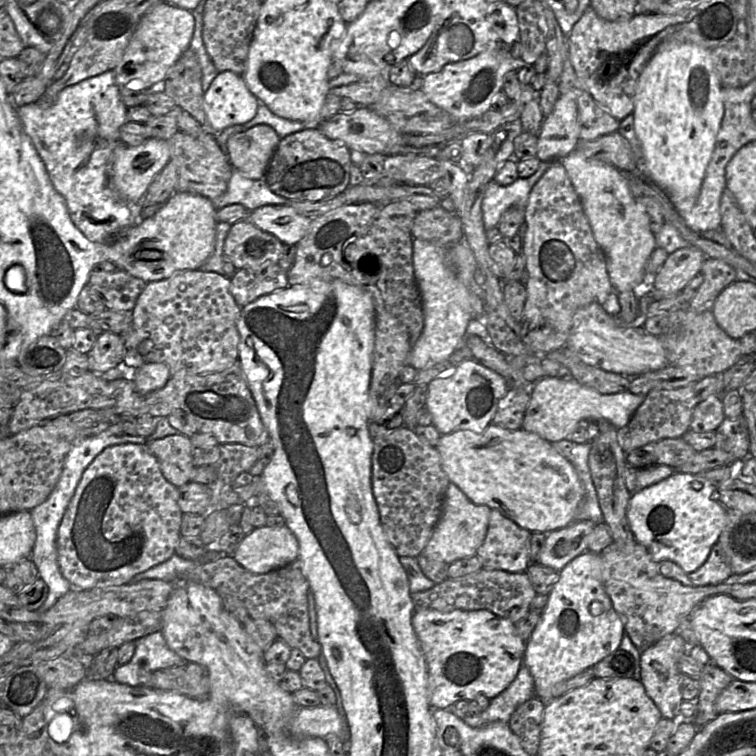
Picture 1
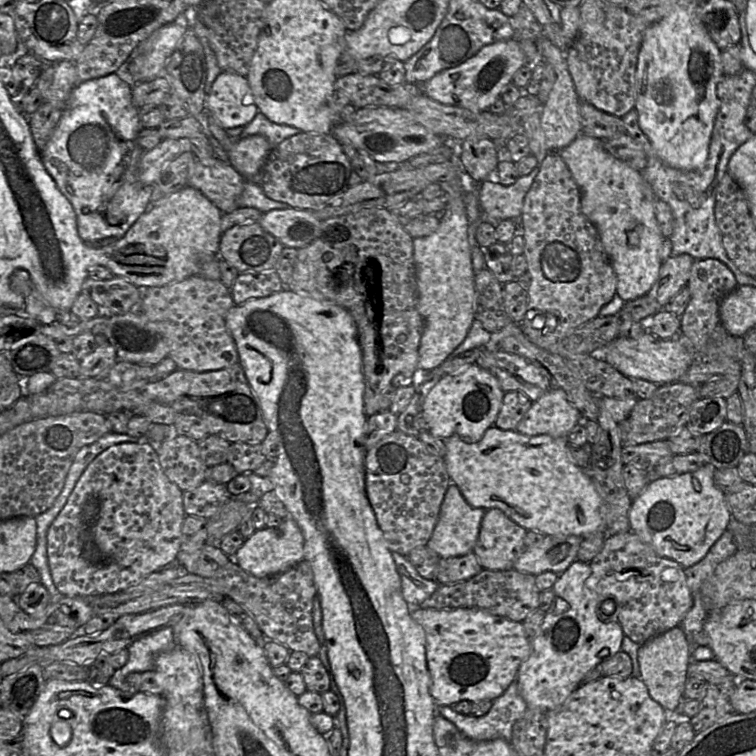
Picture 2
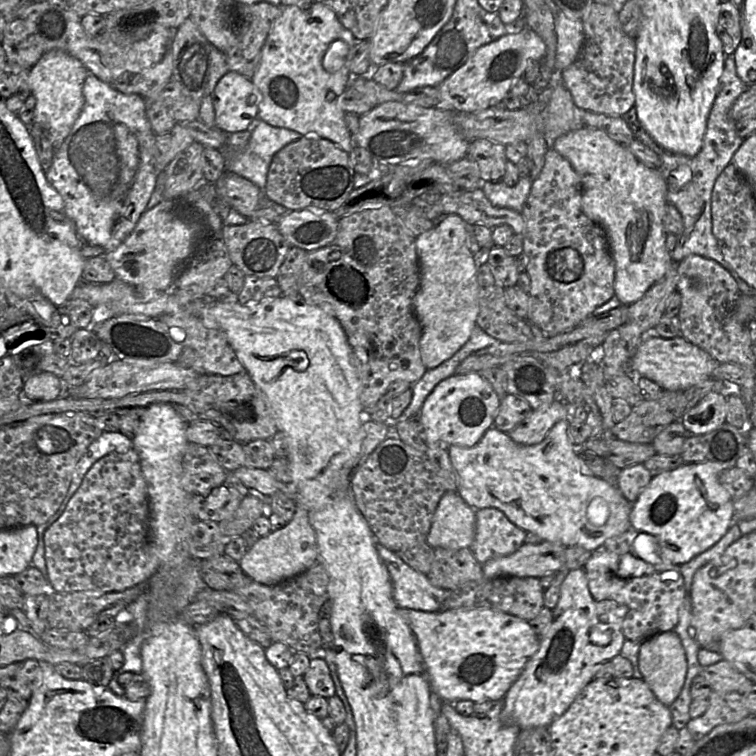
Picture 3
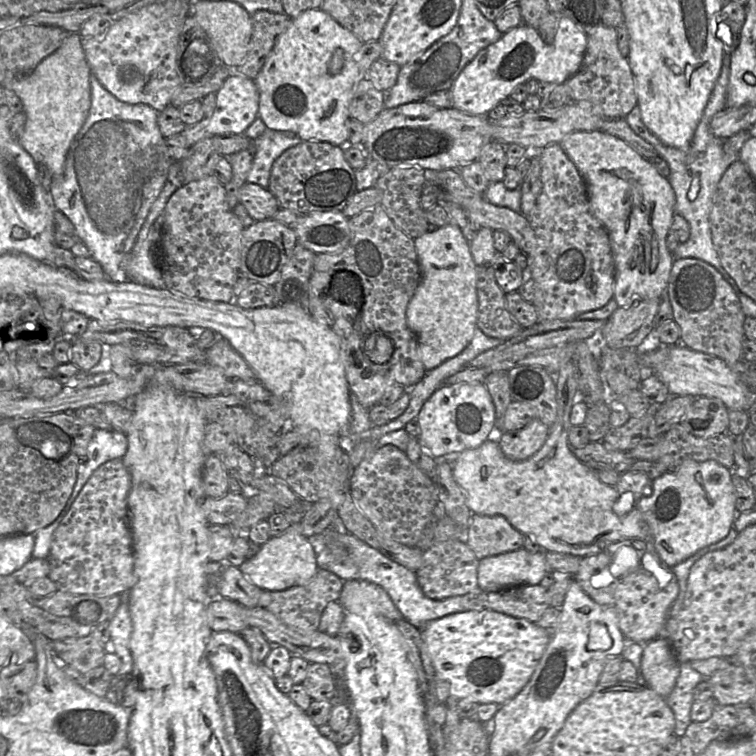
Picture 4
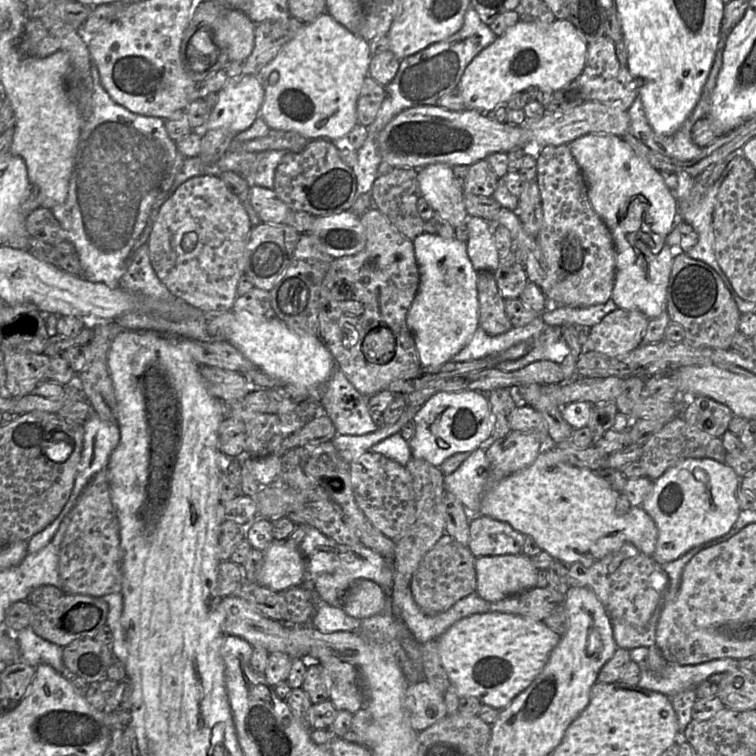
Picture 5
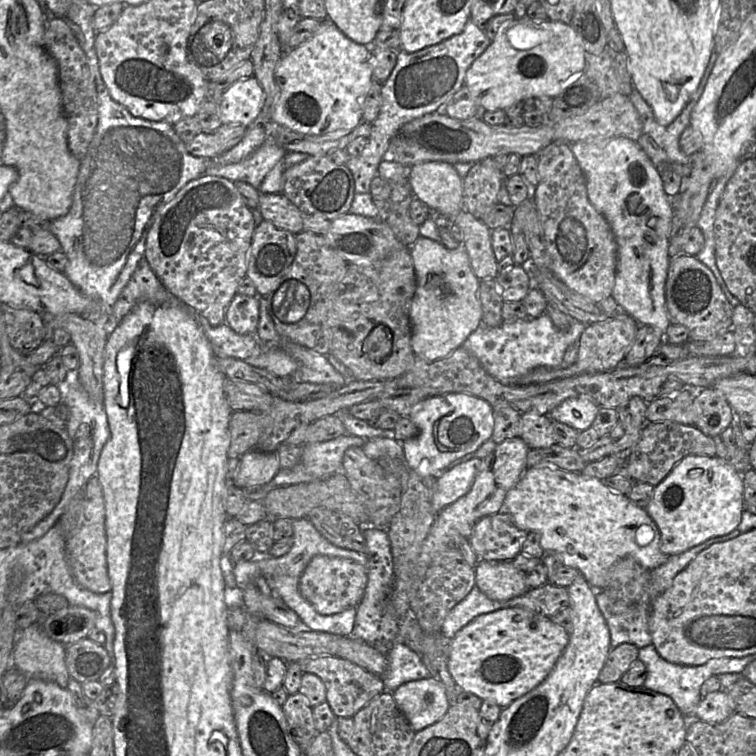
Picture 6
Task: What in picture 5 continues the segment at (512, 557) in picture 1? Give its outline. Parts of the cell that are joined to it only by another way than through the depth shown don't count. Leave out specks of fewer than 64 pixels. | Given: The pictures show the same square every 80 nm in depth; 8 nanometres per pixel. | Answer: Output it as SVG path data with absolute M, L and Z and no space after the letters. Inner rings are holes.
M488 516L469 522L468 548L476 558L522 553L524 540L511 525Z

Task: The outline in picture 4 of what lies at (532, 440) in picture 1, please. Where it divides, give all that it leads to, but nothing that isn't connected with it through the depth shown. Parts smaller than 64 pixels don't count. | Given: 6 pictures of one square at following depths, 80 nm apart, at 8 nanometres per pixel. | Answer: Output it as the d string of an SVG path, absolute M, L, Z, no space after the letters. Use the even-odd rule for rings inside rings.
M572 360L560 367L555 384L558 404L557 417L550 427L547 440L534 455L522 461L511 460L503 454L498 442L487 439L477 448L459 453L455 462L450 464L453 477L464 494L471 516L472 514L501 515L523 535L532 536L542 550L572 554L582 558L597 554L620 541L652 542L651 529L640 510L633 506L626 514L617 515L613 510L614 504L619 498L616 487L600 481L592 469L575 457L573 449L568 443L568 433L572 426L570 413L578 391L578 372Z

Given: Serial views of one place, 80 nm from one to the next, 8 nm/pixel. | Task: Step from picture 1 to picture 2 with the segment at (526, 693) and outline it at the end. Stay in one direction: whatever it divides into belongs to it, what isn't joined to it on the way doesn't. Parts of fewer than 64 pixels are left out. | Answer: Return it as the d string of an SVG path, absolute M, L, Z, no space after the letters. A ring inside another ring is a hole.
M515 679L502 695L493 700L491 709L483 716L463 715L455 711L451 706L436 706L436 711L452 722L468 739L480 742L501 738L510 742L513 725L527 708L526 702L519 694Z

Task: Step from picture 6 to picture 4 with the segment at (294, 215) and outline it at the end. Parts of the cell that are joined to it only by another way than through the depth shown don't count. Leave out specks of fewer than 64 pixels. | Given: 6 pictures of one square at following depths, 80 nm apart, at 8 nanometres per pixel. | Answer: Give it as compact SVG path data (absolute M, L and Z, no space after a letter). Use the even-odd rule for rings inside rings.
M246 182L238 191L238 199L255 221L272 219L281 208L268 188L254 183Z

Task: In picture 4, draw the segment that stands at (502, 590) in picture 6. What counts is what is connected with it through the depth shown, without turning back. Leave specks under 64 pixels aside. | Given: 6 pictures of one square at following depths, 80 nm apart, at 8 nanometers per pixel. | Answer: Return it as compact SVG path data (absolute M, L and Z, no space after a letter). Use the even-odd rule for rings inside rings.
M520 548L479 560L478 588L484 592L498 592L520 585L537 585L548 573L546 552L536 553Z

